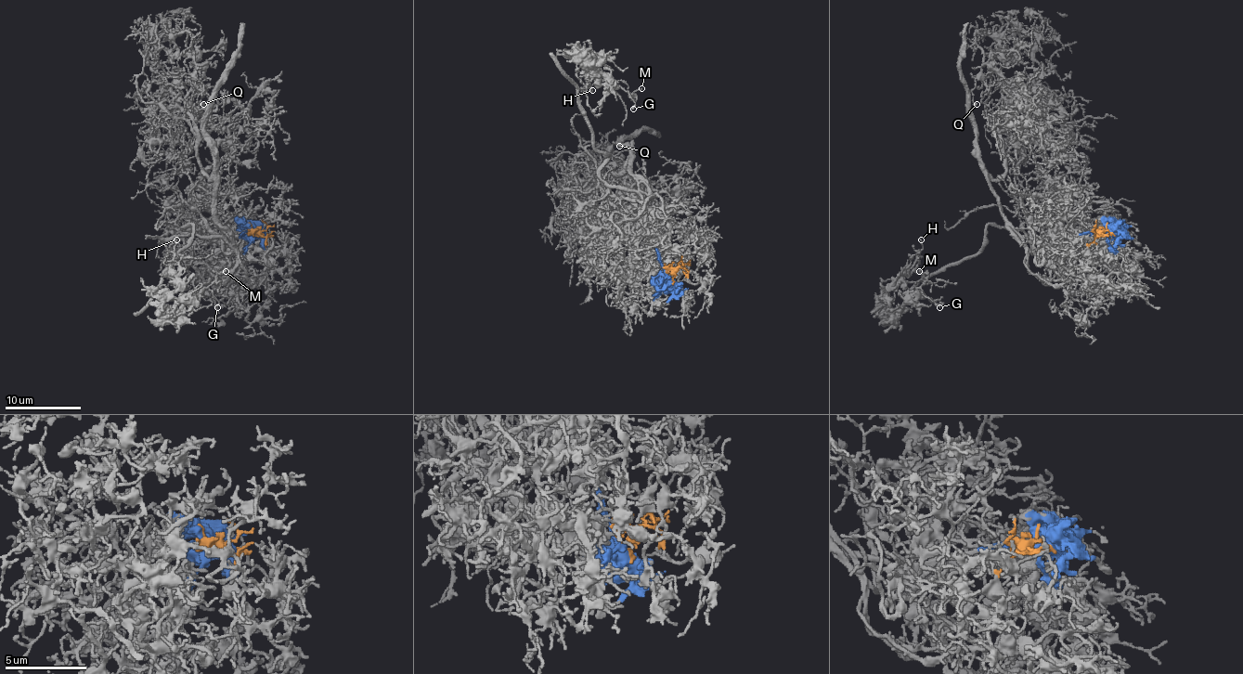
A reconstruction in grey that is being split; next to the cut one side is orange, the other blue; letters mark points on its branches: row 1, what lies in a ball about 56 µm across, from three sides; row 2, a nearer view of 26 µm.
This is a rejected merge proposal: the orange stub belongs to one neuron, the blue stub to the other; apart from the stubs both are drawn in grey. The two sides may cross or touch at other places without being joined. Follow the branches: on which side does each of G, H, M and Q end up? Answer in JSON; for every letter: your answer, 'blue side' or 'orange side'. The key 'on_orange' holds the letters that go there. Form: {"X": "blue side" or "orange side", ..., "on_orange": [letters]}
{"G": "blue side", "H": "blue side", "M": "blue side", "Q": "orange side", "on_orange": ["Q"]}

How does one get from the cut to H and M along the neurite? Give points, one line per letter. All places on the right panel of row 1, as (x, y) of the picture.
H: (1106, 231), (1047, 241), (990, 224), (975, 254), (918, 281), (907, 281), (918, 262), (920, 239)
M: (1106, 231), (1047, 241), (990, 224), (975, 254), (894, 287), (886, 294), (891, 309), (922, 285), (918, 271)

